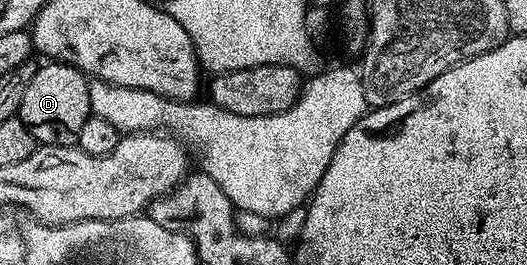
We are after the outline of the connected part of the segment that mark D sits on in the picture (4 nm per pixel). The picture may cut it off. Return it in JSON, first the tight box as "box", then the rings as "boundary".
{"box":[19,62,91,148],"boundary":[[[45,62],[27,82],[27,90],[23,90],[23,102],[19,118],[31,130],[38,145],[63,146],[72,148],[79,138],[79,130],[83,130],[83,122],[91,115],[91,98],[89,86],[91,80],[79,68],[69,62]]]}

